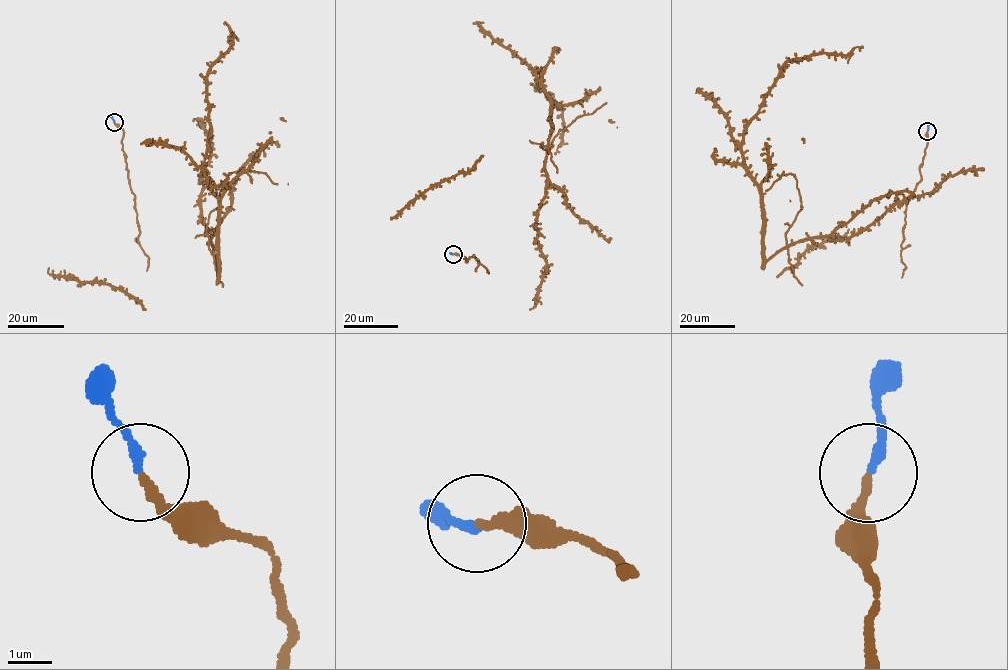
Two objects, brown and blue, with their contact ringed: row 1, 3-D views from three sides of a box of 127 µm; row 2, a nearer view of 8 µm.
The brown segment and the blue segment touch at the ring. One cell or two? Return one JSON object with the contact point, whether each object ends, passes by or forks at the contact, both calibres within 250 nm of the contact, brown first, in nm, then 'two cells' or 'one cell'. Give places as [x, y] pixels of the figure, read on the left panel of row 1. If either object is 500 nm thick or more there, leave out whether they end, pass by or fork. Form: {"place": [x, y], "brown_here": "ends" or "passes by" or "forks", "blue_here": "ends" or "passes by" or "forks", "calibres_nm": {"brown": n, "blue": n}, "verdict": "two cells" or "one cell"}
{"place": [114, 122], "brown_here": "ends", "blue_here": "ends", "calibres_nm": {"brown": 190, "blue": 180}, "verdict": "one cell"}

